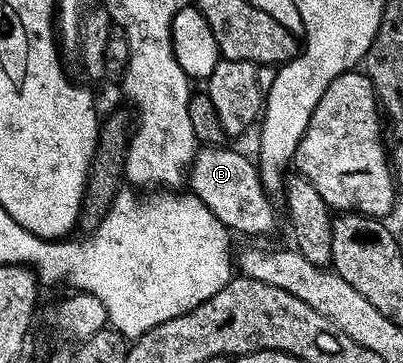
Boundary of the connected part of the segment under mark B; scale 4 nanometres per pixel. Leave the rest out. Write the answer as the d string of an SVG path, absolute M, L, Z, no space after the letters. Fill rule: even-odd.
M207 146L196 153L195 169L191 174L192 193L209 206L230 231L237 230L249 236L271 233L277 226L277 216L259 176L260 169L253 160L225 149Z

